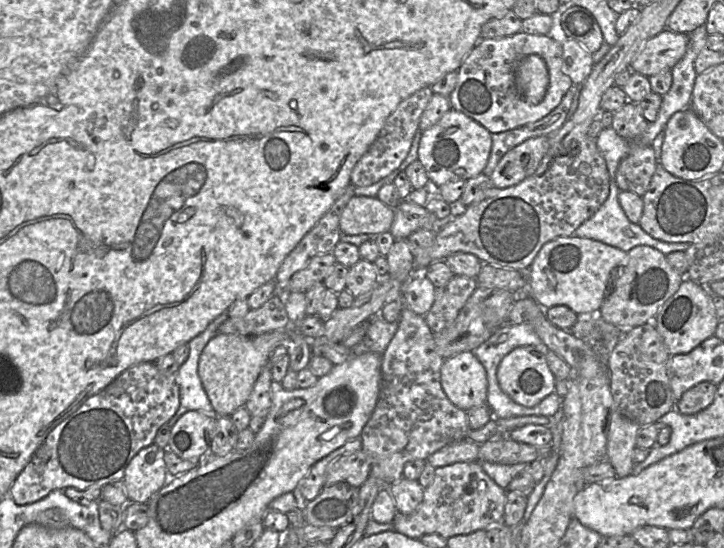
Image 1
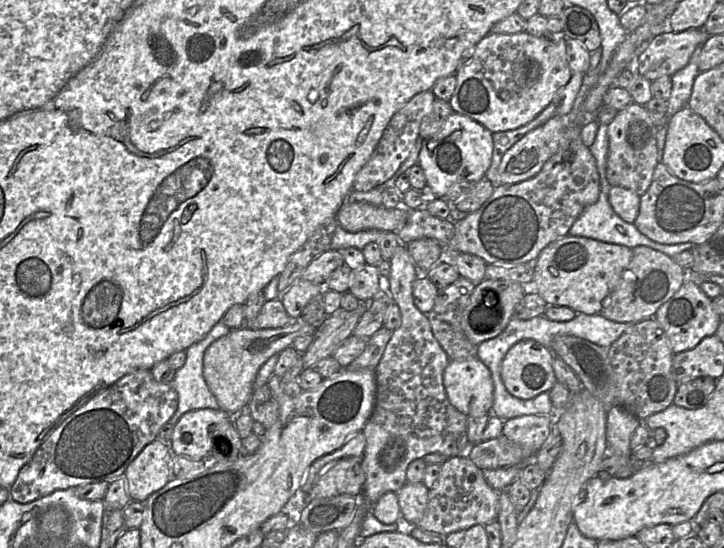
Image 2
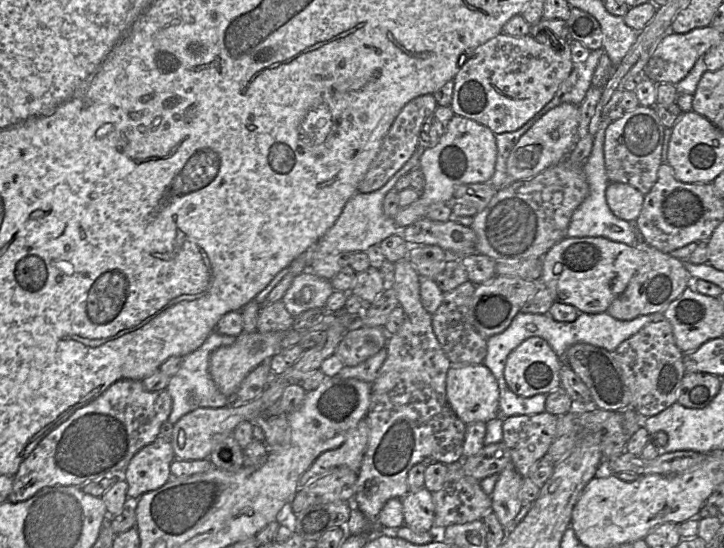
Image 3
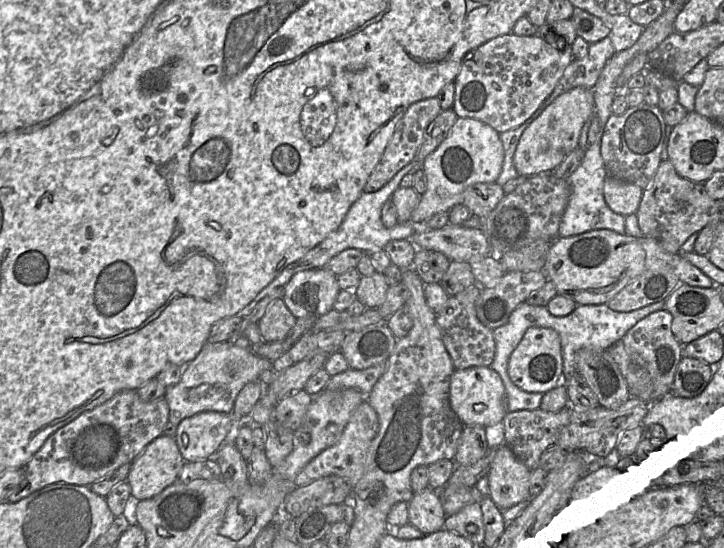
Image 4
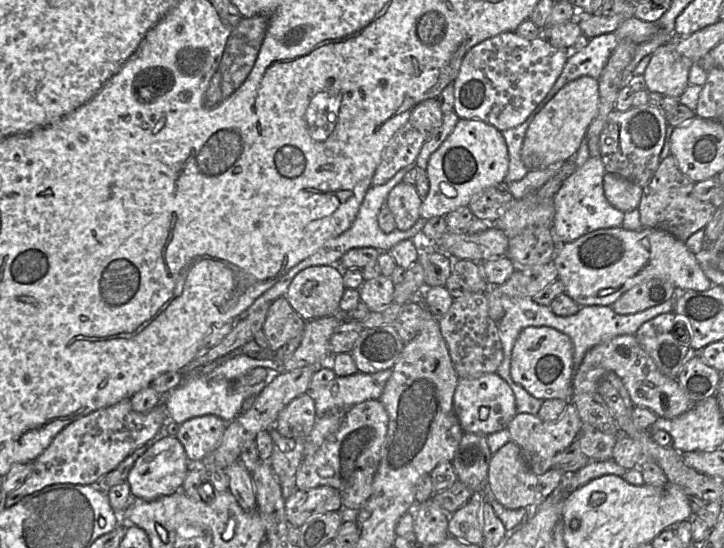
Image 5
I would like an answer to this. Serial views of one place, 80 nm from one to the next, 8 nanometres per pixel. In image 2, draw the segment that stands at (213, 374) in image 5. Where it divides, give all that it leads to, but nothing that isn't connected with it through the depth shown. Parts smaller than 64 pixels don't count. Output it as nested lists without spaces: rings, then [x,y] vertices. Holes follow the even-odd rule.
[[[222,320],[198,342],[186,349],[184,365],[177,371],[172,386],[177,392],[177,409],[169,420],[175,425],[182,415],[198,409],[219,409],[218,402],[209,390],[203,376],[203,357],[206,349],[217,339],[227,335],[231,329]]]

